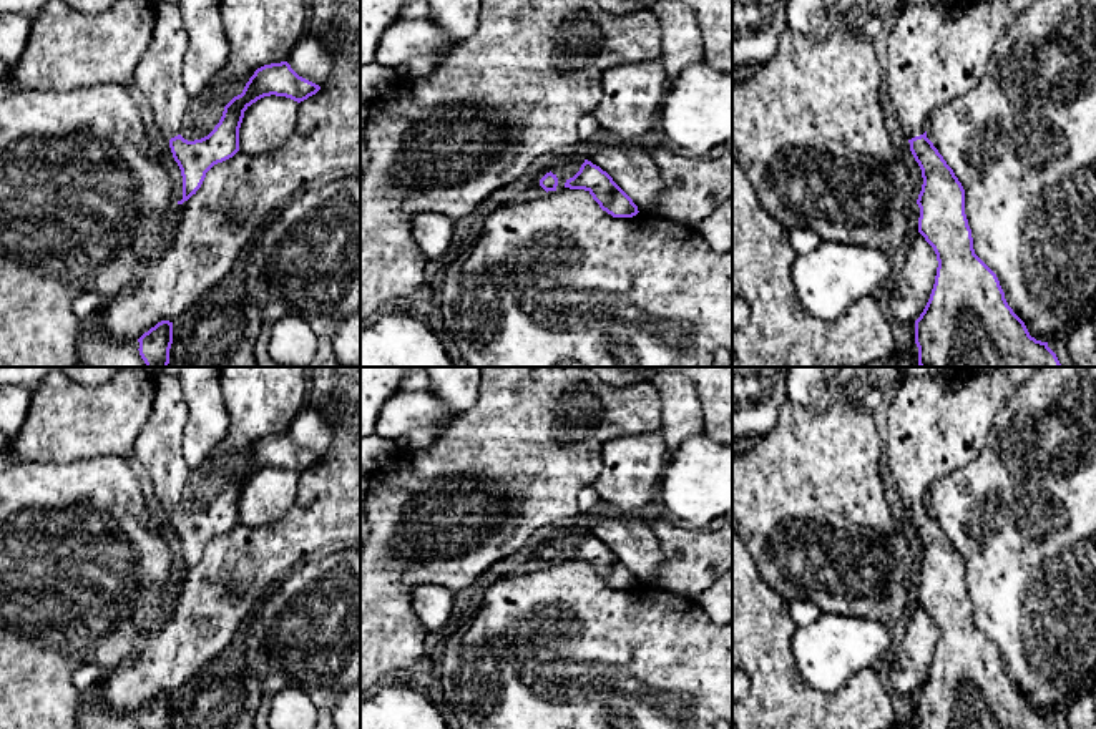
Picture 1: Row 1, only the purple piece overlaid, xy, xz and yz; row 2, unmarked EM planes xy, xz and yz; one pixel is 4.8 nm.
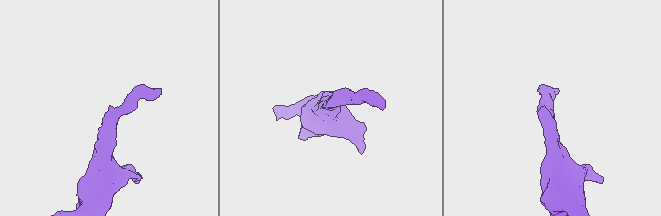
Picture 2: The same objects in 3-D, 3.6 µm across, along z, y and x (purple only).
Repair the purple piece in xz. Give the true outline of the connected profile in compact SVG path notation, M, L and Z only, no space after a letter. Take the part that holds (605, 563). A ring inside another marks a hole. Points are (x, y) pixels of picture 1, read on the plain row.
M588 531L573 550L566 551L565 560L588 563L599 580L613 590L633 590L639 585L613 550Z

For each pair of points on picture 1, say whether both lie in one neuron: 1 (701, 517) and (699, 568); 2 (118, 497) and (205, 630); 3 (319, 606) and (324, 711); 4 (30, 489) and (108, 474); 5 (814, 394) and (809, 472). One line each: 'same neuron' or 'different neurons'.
1: different neurons
2: different neurons
3: same neuron
4: same neuron
5: different neurons

